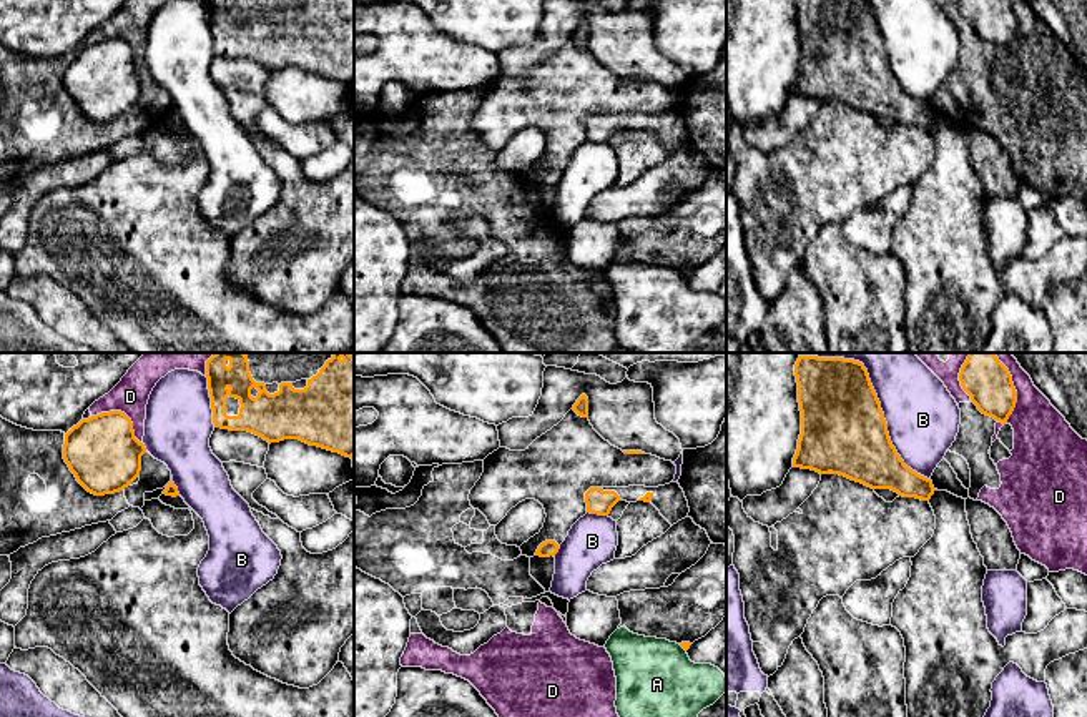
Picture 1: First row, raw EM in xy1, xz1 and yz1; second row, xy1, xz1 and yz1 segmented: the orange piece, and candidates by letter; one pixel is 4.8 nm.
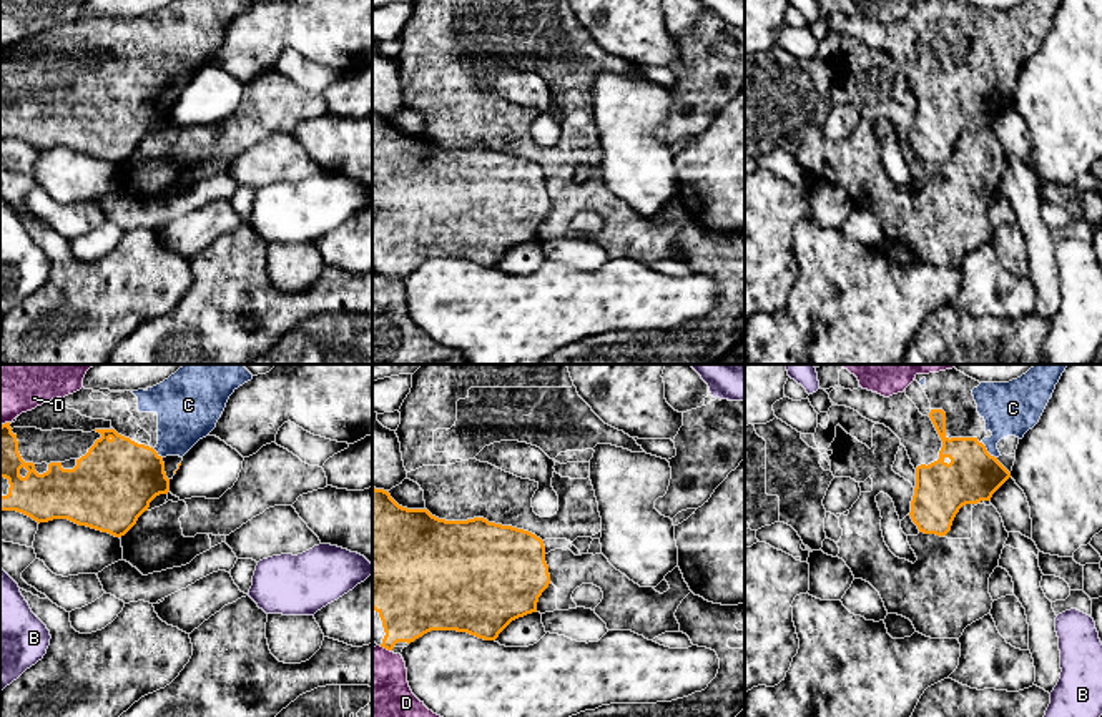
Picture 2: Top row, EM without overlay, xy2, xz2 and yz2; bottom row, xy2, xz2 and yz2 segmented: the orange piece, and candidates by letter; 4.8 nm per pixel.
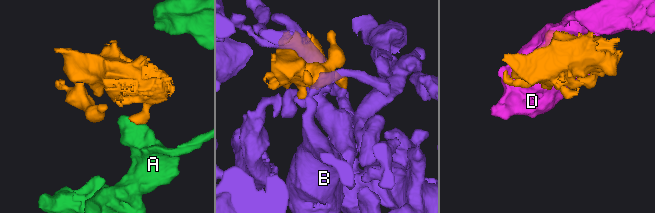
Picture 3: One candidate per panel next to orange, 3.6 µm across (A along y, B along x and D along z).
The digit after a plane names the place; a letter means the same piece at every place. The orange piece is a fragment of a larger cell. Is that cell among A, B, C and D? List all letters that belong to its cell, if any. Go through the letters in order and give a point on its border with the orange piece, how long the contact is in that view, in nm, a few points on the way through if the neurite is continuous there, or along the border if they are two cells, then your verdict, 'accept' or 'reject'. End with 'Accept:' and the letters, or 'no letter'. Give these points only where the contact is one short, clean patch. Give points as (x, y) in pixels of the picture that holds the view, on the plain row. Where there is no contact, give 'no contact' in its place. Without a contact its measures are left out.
A: meets orange in xz1 at (682, 273); contact 50 nm long; border along xz1 (678, 271), (685, 278); reject
B: meets orange in yz1 at (886, 59); contact 600 nm long; reject
C: meets orange in yz2 at (986, 79); contact 110 nm long; accept
D: meets orange in xy1 at (123, 40); contact 280 nm long; reject
Accept: C

